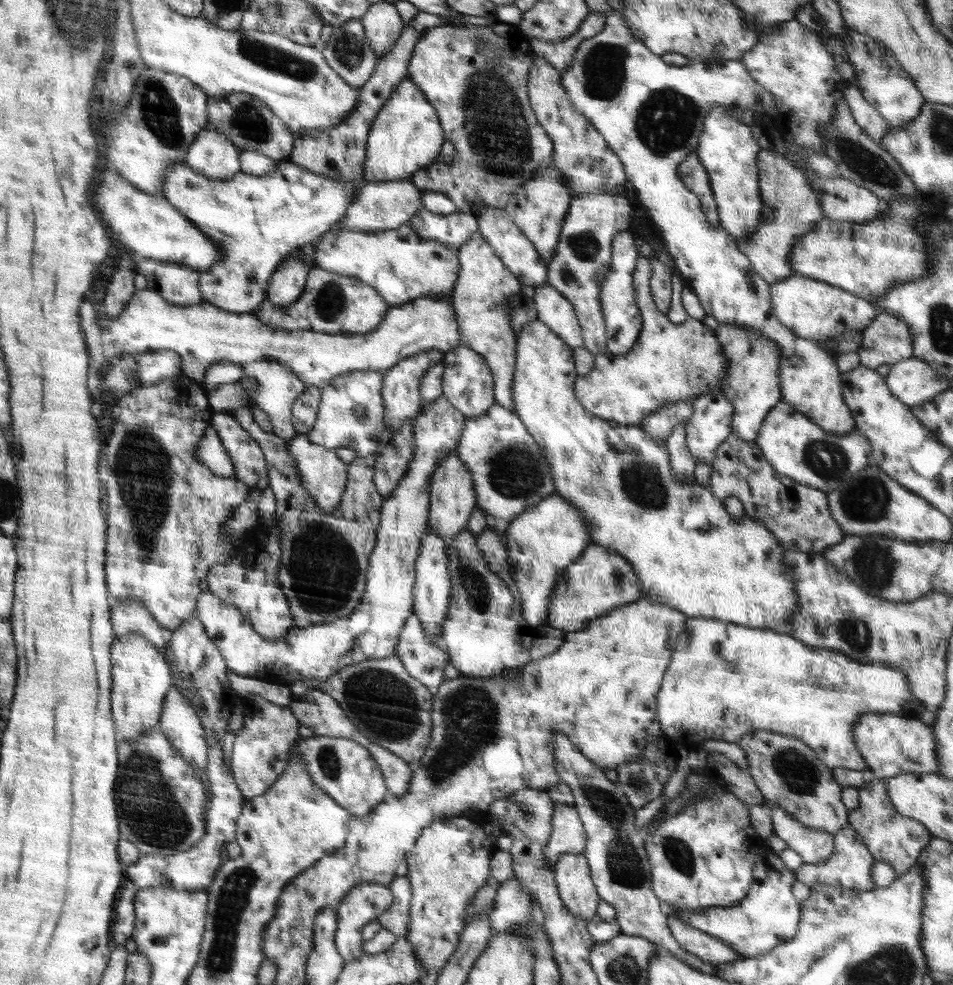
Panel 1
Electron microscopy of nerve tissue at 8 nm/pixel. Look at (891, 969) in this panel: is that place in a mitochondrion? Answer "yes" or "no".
yes

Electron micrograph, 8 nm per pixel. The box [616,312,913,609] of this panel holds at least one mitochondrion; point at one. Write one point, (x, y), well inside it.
(641, 481)

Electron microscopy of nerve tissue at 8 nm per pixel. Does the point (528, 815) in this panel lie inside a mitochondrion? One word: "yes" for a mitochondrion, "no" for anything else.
yes

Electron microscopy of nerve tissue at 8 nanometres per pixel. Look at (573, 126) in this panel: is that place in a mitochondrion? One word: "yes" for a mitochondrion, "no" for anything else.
no

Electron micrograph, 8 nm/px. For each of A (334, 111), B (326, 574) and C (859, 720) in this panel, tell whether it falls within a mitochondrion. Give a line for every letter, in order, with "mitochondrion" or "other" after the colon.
A: other
B: mitochondrion
C: other

